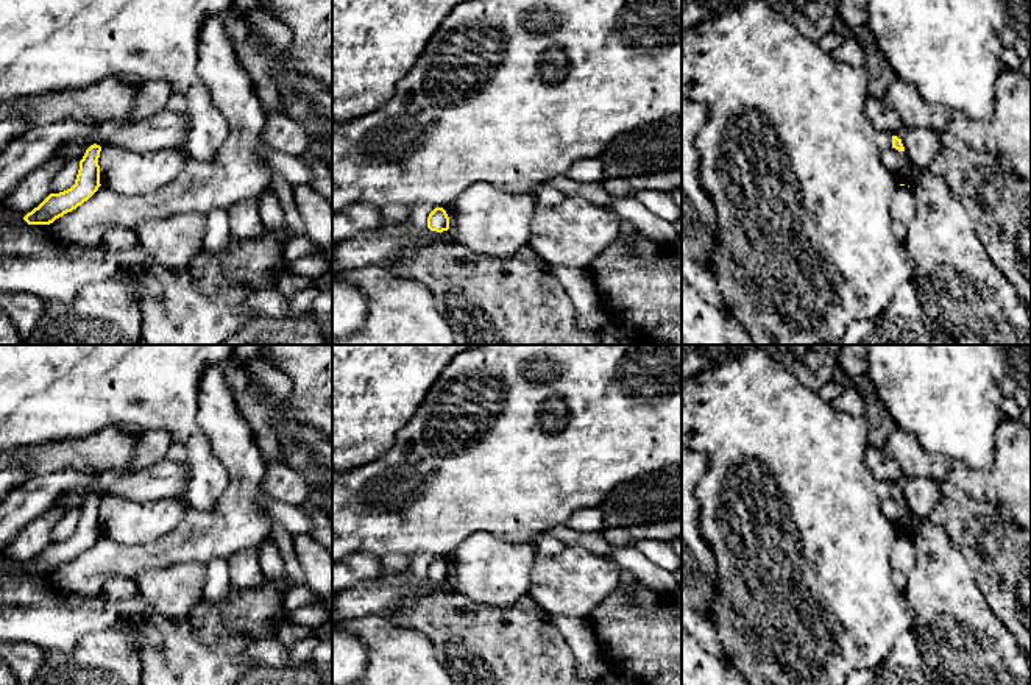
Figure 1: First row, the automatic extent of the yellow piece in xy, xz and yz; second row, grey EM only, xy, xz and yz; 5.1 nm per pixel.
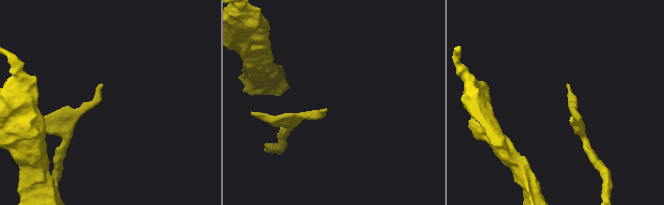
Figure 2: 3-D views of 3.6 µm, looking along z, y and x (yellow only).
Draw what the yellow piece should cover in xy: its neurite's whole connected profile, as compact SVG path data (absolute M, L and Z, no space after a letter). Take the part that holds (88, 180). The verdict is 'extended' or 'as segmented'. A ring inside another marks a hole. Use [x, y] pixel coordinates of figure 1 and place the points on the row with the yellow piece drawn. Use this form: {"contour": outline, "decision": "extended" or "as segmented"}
{"contour": "M90 145L80 161L75 184L64 192L50 193L37 208L28 212L23 220L28 225L50 225L87 201L101 186L98 165L100 151L100 145Z", "decision": "as segmented"}

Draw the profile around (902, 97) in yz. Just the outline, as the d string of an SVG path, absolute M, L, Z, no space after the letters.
M900 80L888 87L883 101L898 114L906 128L930 126L934 106L920 98L917 89Z

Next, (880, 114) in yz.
M867 95L866 103L864 103L864 111L866 111L870 123L878 131L889 131L894 134L903 125L898 114L895 111L892 111L883 101L883 98L873 98L873 97Z

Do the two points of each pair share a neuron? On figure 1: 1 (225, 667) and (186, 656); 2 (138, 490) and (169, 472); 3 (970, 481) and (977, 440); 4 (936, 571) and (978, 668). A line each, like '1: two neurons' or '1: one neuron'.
1: one neuron
2: one neuron
3: two neurons
4: one neuron

